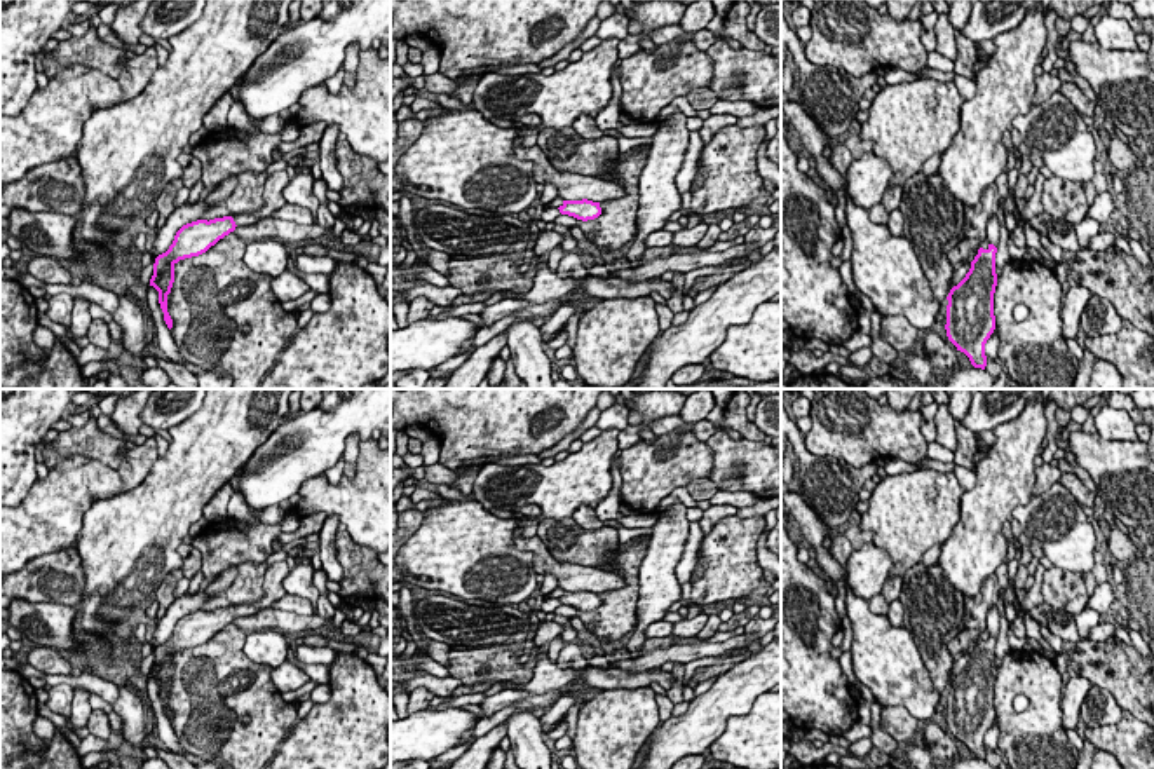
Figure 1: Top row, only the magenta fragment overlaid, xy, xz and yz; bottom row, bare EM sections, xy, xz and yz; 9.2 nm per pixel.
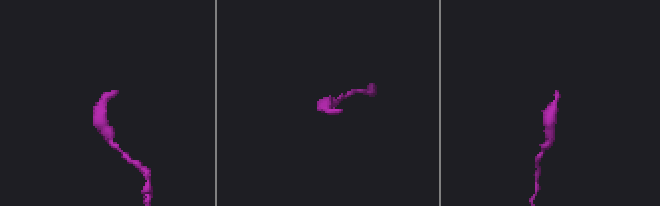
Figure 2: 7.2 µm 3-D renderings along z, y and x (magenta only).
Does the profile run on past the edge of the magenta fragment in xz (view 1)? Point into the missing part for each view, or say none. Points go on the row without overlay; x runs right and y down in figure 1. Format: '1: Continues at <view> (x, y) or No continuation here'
1: No continuation here

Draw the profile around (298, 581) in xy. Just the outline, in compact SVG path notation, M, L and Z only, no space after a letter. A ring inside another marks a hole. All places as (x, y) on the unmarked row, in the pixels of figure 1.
M298 544L298 546L295 546L295 549L296 549L295 567L289 570L288 577L282 581L282 586L284 586L288 595L307 598L314 605L314 614L317 614L316 603L319 598L319 591L316 589L314 581L312 581L314 567L310 563L310 558L305 553L305 546Z

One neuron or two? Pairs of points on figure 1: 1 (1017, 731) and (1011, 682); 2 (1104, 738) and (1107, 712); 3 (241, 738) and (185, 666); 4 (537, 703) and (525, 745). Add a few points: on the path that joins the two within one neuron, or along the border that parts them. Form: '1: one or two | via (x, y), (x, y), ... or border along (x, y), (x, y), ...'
1: one | via (1008, 719), (1006, 694)
2: two | border along (1114, 722), (1086, 728)
3: one | via (225, 719), (218, 712), (218, 691), (204, 677)
4: two | border along (520, 708), (530, 708), (537, 714)

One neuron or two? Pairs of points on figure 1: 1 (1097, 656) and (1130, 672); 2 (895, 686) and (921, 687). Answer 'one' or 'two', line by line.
1: one
2: one

